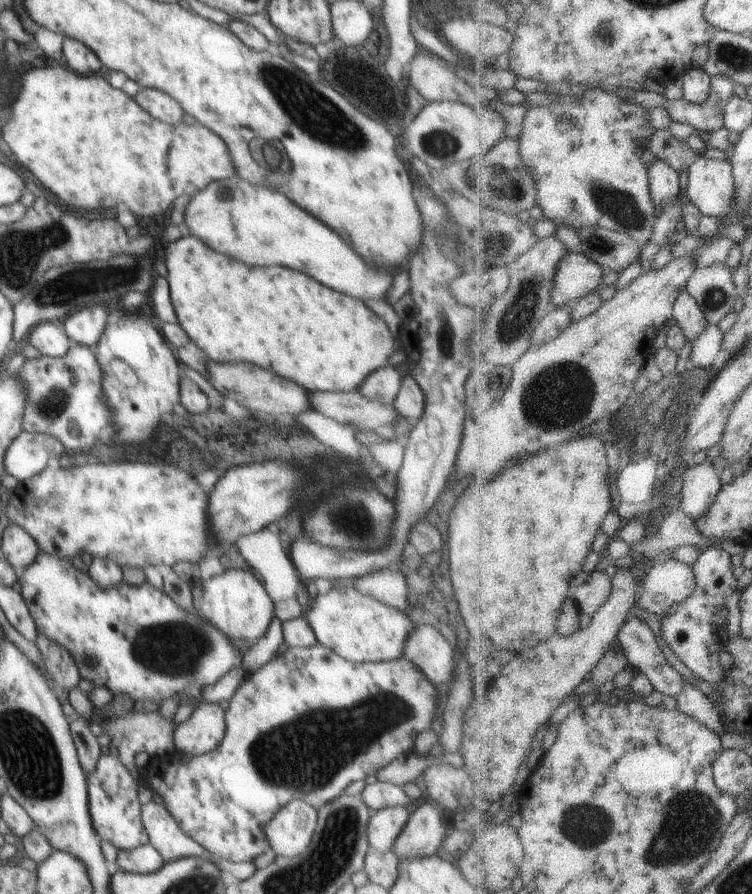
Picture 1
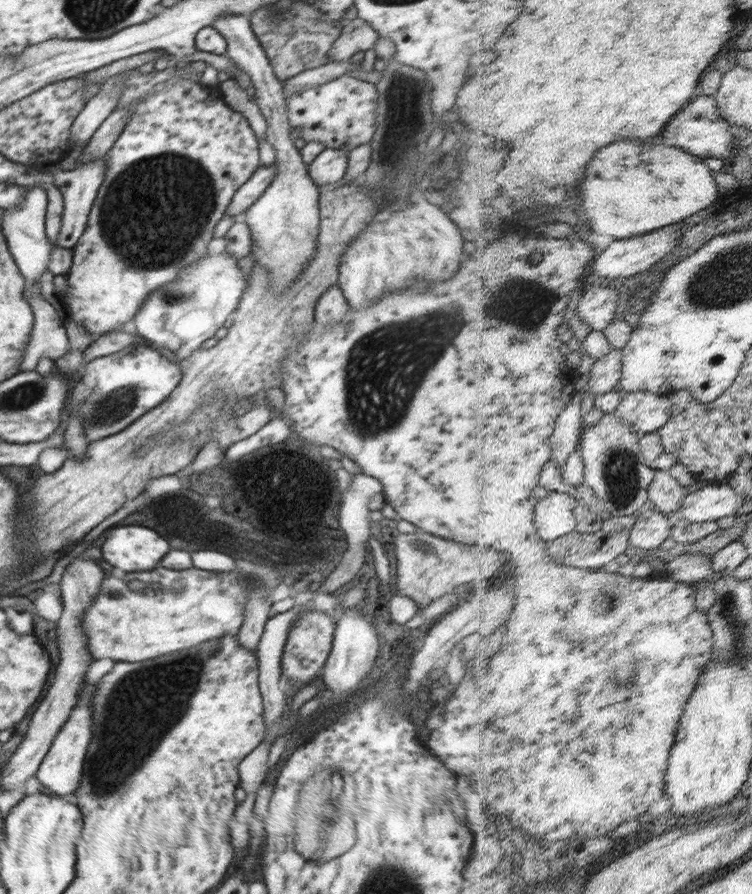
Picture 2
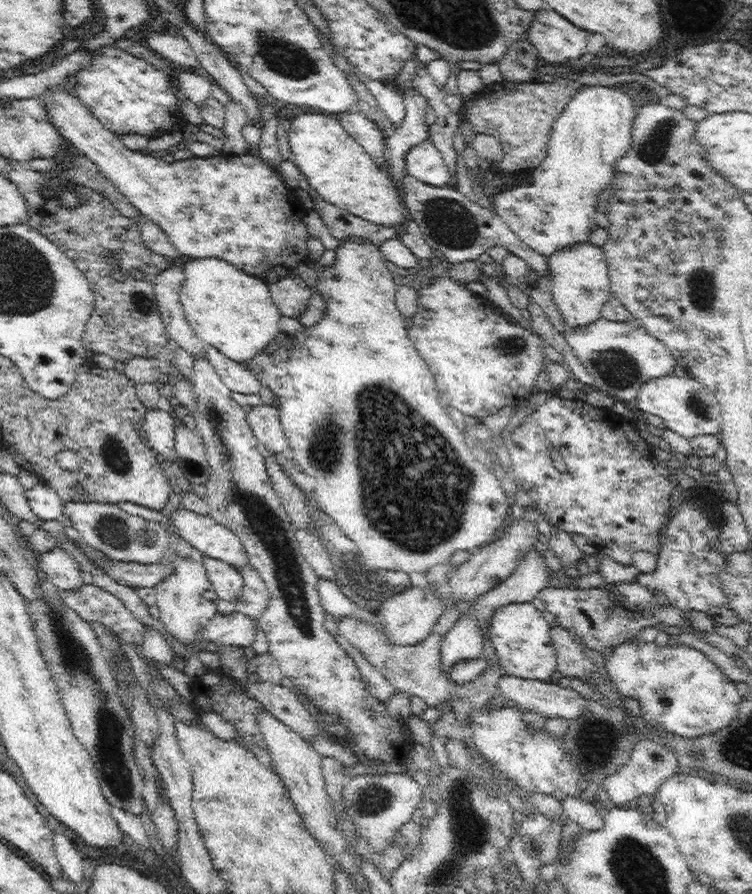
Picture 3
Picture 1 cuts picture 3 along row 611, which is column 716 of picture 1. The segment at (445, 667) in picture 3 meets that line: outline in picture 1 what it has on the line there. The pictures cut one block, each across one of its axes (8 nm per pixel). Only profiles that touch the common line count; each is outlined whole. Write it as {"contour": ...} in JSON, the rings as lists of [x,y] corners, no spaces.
{"contour":[[[706,459],[702,464],[688,467],[683,478],[681,507],[693,519],[706,516],[724,488],[721,473],[716,470],[712,460]]]}

